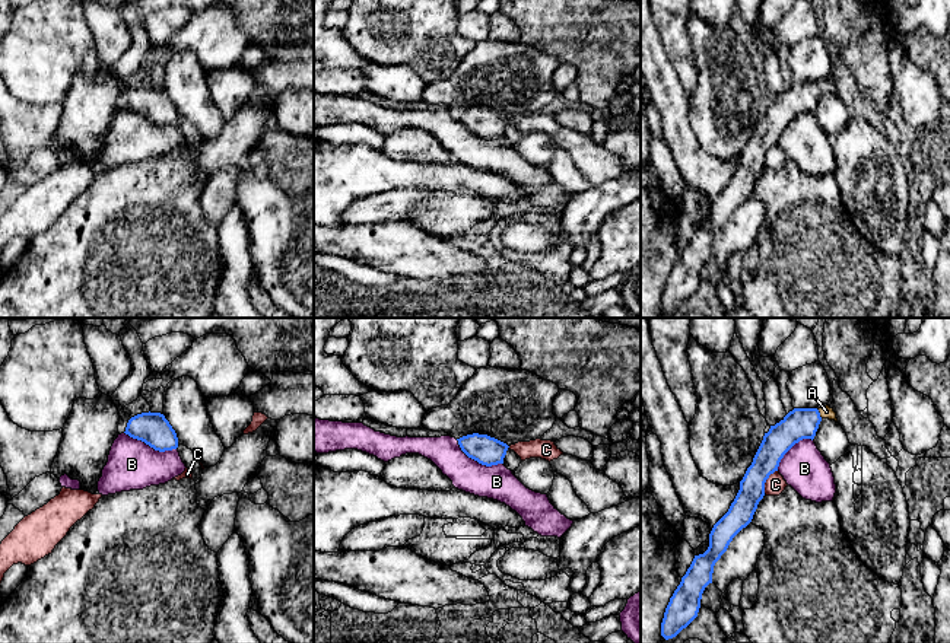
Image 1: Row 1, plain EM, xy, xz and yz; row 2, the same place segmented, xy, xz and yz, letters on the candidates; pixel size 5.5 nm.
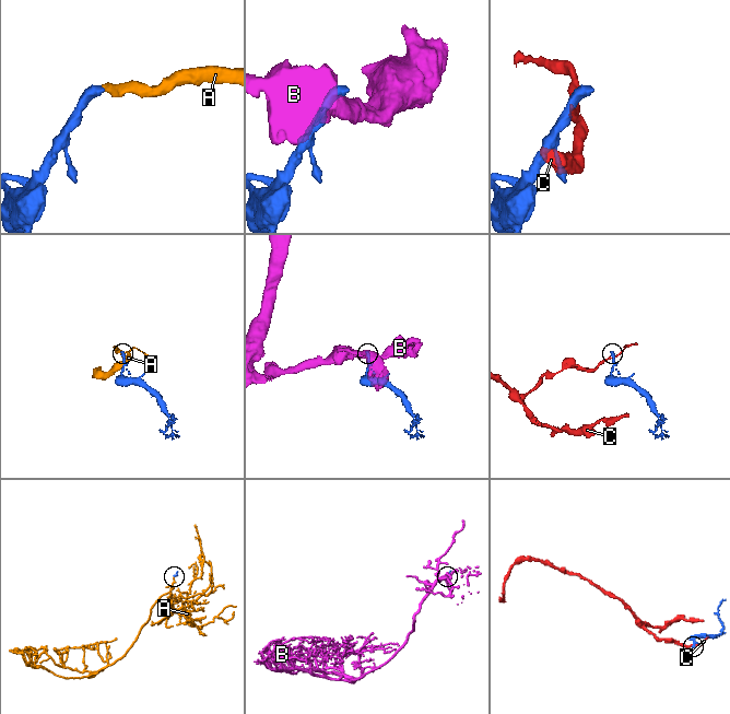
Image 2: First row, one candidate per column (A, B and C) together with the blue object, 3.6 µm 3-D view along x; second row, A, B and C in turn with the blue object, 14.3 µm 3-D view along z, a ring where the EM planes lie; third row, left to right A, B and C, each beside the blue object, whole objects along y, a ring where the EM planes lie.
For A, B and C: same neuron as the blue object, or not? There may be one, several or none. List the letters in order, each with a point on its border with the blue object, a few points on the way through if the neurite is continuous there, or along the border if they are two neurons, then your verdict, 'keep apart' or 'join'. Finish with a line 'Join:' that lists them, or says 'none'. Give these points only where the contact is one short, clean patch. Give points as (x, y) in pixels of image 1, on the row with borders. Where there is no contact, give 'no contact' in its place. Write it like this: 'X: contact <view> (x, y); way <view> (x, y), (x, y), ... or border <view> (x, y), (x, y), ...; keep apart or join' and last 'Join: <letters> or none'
A: contact yz (819, 414); way yz (801, 423), (819, 414), (826, 411); join
B: contact xz (477, 461); border xz (456, 439), (458, 446), (479, 462), (486, 465), (502, 464); keep apart
C: contact yz (765, 481); border yz (777, 470), (766, 480), (763, 493); keep apart
Join: A

